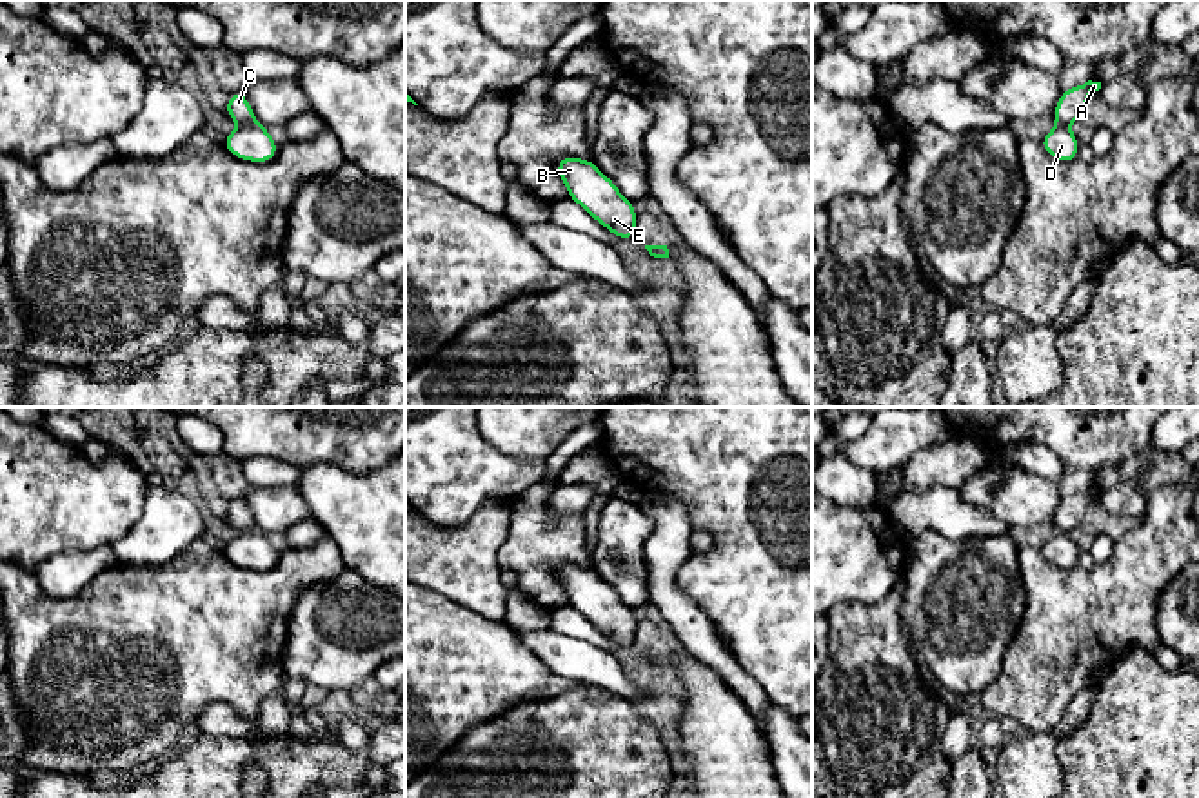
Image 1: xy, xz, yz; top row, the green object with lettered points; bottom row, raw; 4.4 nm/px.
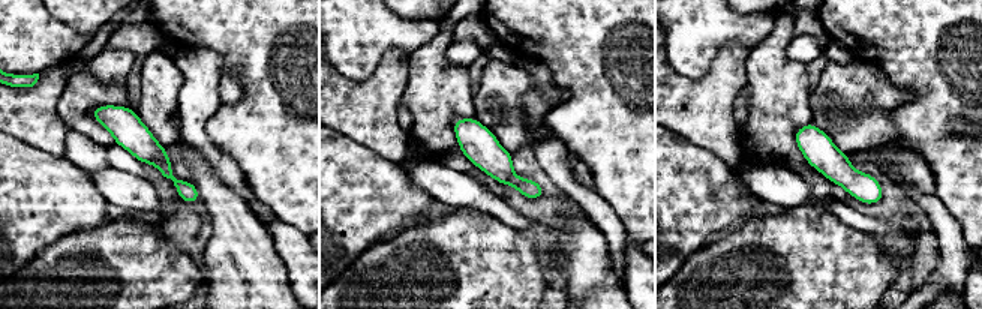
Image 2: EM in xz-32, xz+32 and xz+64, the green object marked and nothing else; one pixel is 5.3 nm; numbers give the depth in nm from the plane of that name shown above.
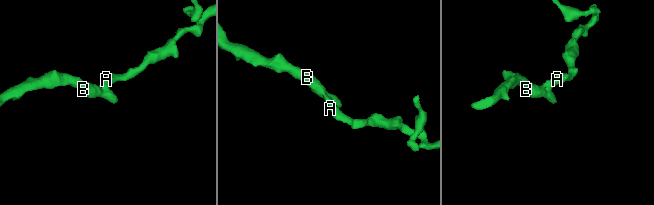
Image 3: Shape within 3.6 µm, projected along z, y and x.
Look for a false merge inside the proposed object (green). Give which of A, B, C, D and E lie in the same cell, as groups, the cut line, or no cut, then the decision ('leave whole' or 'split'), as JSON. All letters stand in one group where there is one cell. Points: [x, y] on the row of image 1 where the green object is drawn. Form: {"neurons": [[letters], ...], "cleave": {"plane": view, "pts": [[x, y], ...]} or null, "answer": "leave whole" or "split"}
{"neurons": [["A", "B", "C", "D", "E"]], "cleave": null, "answer": "leave whole"}

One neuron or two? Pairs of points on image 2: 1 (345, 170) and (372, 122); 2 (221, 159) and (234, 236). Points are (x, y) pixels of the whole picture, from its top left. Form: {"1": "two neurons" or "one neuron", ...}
{"1": "two neurons", "2": "two neurons"}

